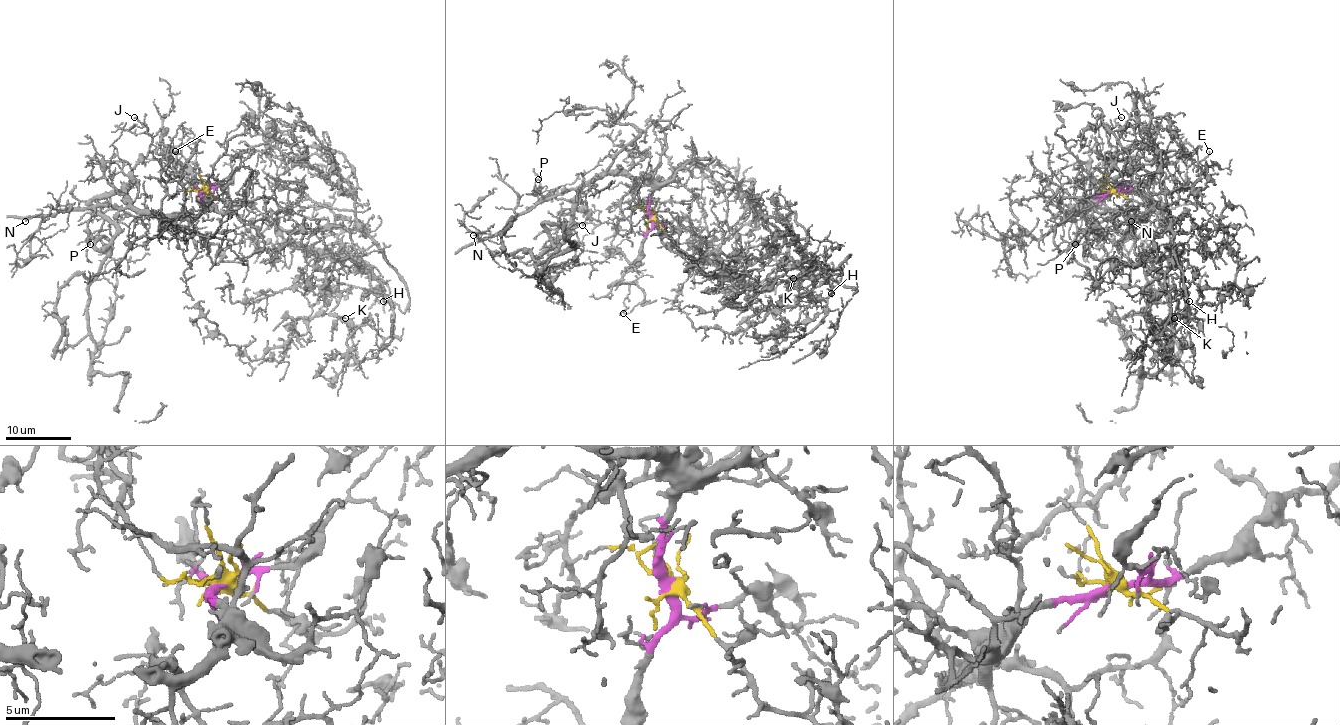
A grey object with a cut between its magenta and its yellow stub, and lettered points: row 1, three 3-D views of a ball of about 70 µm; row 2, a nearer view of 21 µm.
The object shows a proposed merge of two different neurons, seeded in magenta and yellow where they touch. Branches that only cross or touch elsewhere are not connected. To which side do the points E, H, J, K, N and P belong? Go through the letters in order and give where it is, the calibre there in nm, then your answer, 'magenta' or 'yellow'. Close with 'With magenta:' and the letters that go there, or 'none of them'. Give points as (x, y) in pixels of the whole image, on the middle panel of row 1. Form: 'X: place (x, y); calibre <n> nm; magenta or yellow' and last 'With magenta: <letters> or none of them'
E: place (623, 313); calibre 100 nm; magenta
H: place (831, 293); calibre 110 nm; yellow
J: place (582, 225); calibre 120 nm; magenta
K: place (793, 278); calibre 180 nm; yellow
N: place (473, 235); calibre 110 nm; magenta
P: place (538, 179); calibre 140 nm; magenta
With magenta: E, J, N, P

